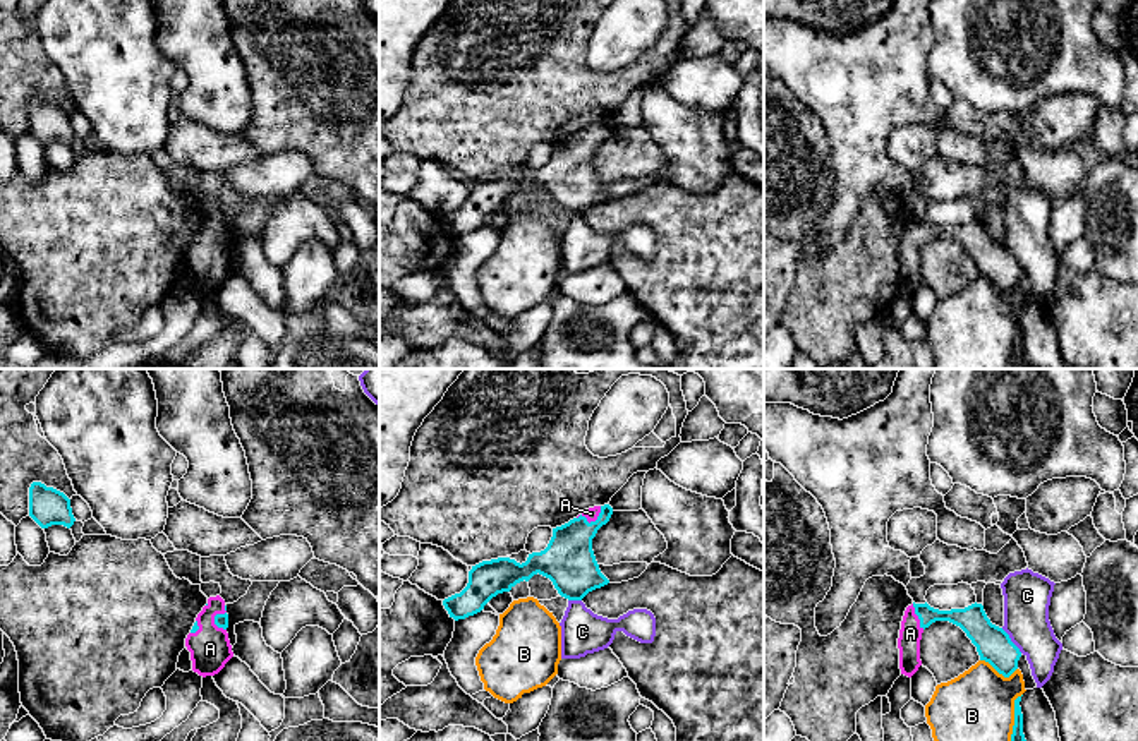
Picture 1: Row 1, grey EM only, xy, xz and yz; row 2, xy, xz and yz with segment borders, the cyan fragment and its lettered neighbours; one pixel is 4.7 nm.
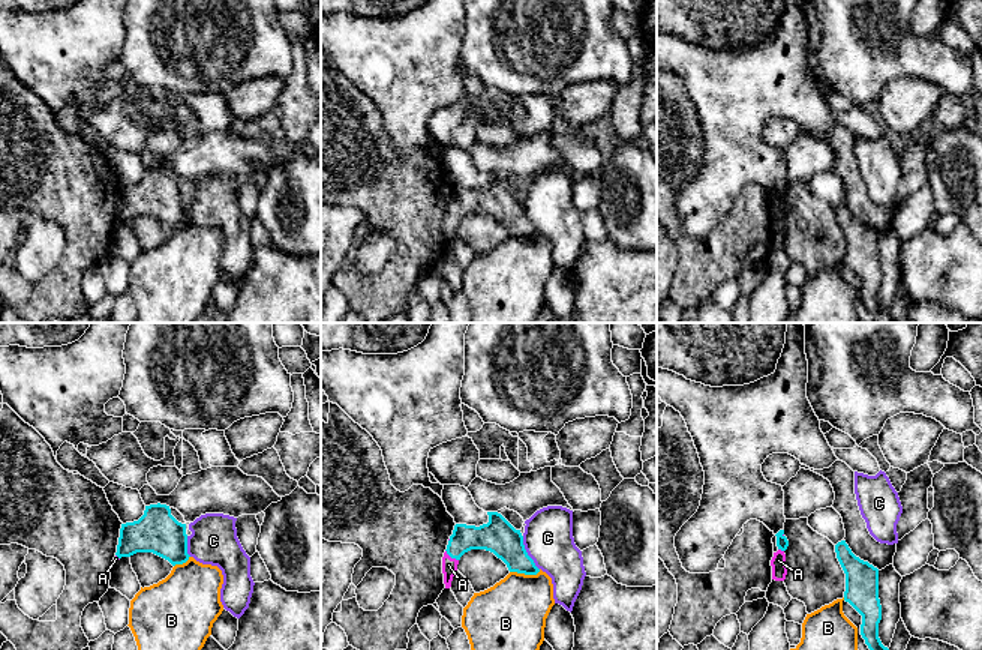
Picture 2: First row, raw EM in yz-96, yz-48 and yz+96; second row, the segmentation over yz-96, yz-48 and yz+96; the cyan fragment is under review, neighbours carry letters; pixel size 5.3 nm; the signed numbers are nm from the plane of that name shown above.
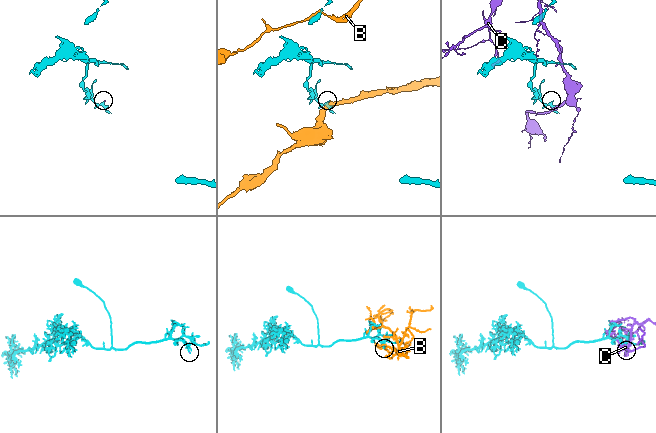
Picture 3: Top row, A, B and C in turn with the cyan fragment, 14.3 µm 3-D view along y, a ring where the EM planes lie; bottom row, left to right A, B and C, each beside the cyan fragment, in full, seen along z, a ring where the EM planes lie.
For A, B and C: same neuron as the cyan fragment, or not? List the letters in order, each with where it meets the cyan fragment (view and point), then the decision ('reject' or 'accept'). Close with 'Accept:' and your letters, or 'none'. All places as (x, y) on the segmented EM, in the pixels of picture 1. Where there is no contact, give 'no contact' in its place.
A: xy (215, 616) | accept
B: yz (1015, 717) | reject
C: yz (1010, 640) | reject
Accept: A

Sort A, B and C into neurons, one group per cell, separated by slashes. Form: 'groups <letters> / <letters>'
groups A / B / C

